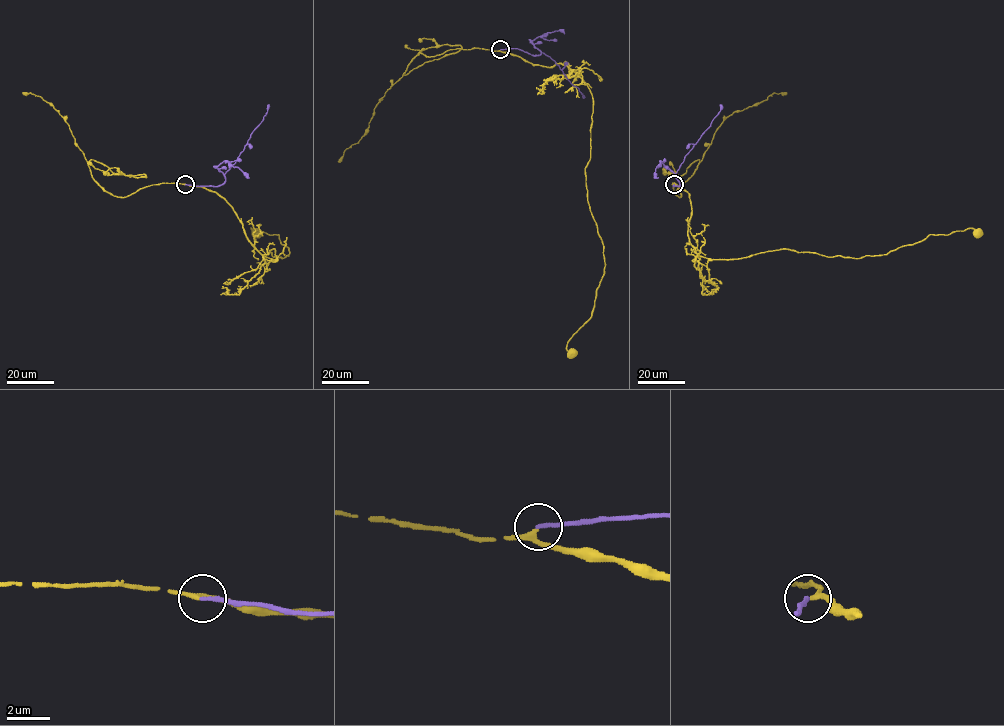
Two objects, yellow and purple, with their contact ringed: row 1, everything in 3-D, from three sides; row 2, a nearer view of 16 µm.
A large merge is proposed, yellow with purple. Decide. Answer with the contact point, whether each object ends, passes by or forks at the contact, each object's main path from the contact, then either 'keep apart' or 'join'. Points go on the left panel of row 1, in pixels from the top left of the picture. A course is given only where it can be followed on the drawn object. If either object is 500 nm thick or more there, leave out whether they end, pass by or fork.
at (185, 184); yellow passes by; purple ends there; yellow runs (185, 184), (219, 194), (262, 255), (289, 254), (278, 234), (251, 228), (256, 233); purple runs (185, 184), (220, 185), (225, 181), (225, 172), (262, 121), (268, 104); join

